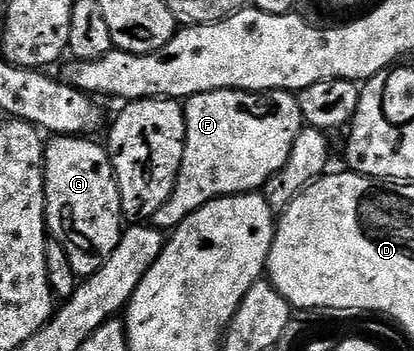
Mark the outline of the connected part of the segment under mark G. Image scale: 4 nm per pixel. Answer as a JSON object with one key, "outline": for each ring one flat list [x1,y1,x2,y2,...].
{"outline":[[52,135,43,149,43,189,50,239,65,250,76,276,86,278,117,250,125,217,111,155,98,139]]}

